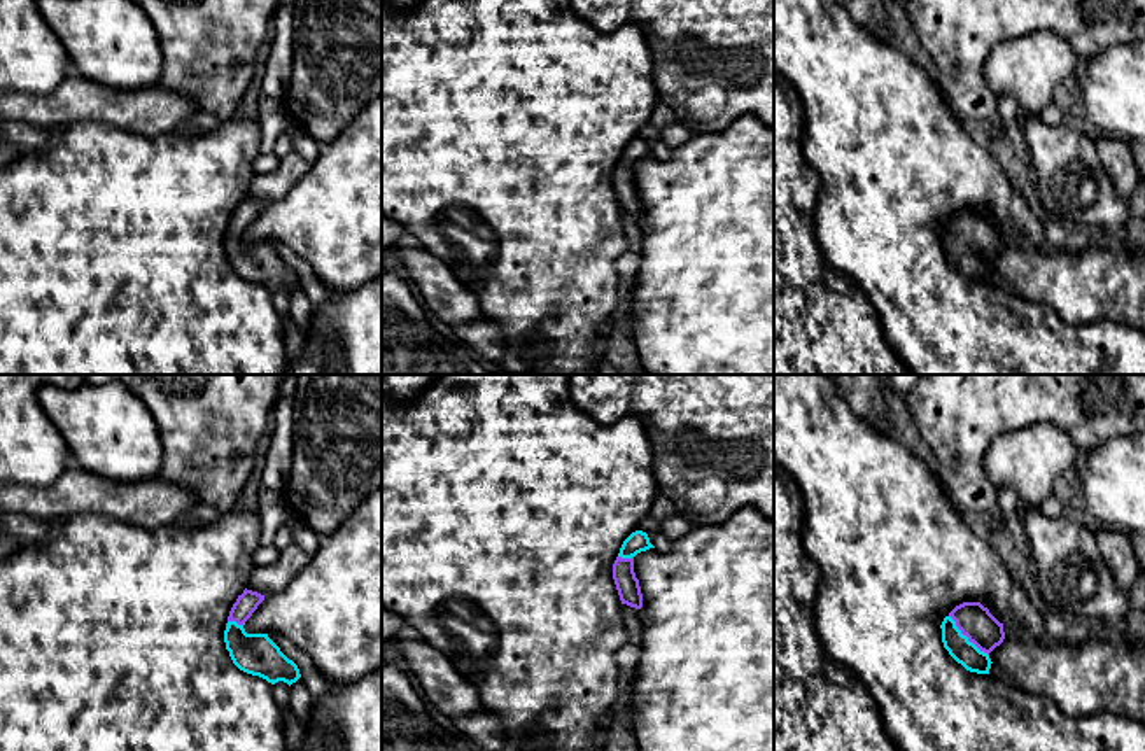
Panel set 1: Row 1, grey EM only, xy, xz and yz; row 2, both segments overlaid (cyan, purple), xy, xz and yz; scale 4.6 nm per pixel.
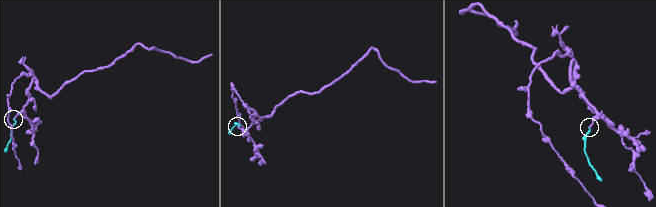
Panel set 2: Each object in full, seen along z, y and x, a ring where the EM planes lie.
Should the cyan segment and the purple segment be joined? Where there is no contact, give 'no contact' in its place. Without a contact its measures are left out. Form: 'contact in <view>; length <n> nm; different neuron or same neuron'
contact in yz; length 260 nm; same neuron

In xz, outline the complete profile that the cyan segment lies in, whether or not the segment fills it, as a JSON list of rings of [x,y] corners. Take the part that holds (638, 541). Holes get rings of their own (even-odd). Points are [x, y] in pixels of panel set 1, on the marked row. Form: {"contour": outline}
{"contour": [[[636,530],[623,541],[620,553],[613,564],[613,579],[622,604],[636,609],[643,607],[643,593],[639,579],[634,572],[634,557],[650,548],[655,546],[650,543],[648,534],[643,530]]]}

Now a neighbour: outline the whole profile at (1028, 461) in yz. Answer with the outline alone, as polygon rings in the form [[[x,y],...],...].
[[[1029,425],[994,439],[984,467],[996,488],[1012,488],[1021,508],[1040,508],[1056,478],[1075,466],[1080,448],[1059,427]]]

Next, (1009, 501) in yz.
[[[998,488],[998,509],[1007,516],[1021,509],[1019,495],[1012,488]]]

